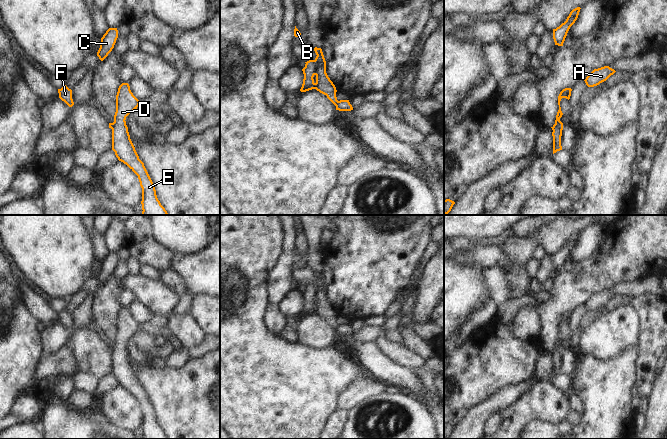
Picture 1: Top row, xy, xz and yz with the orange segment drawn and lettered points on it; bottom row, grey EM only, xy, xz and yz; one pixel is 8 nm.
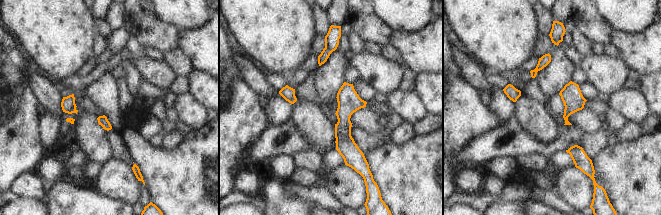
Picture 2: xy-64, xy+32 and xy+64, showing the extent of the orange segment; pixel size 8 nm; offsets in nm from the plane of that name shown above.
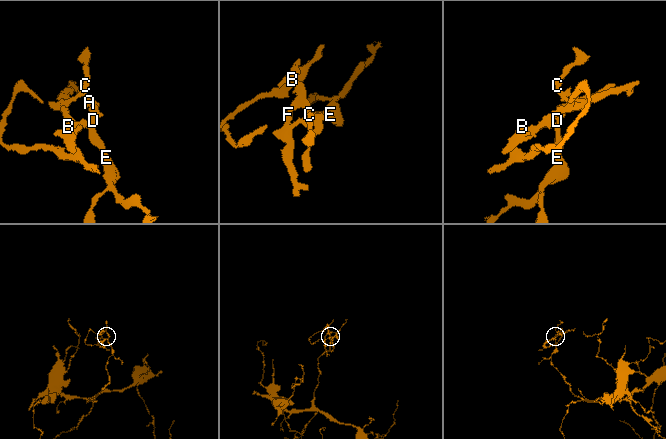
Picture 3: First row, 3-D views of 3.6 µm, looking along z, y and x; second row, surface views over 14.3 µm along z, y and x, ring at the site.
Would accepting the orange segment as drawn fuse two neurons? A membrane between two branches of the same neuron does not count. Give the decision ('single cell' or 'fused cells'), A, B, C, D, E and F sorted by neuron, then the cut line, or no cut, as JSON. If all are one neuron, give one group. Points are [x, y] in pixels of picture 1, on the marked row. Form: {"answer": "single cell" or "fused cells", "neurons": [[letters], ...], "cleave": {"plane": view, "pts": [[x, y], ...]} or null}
{"answer": "fused cells", "neurons": [["A", "D", "E"], ["B", "C", "F"]], "cleave": {"plane": "xz", "pts": [[338, 101], [335, 105]]}}

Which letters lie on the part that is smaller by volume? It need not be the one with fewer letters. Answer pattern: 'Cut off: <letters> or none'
Cut off: B, C, F

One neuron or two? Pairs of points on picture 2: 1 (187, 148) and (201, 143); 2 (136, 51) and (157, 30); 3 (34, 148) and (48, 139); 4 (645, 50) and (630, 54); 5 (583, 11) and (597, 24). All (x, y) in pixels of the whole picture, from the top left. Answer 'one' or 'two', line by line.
1: one
2: two
3: two
4: one
5: one

